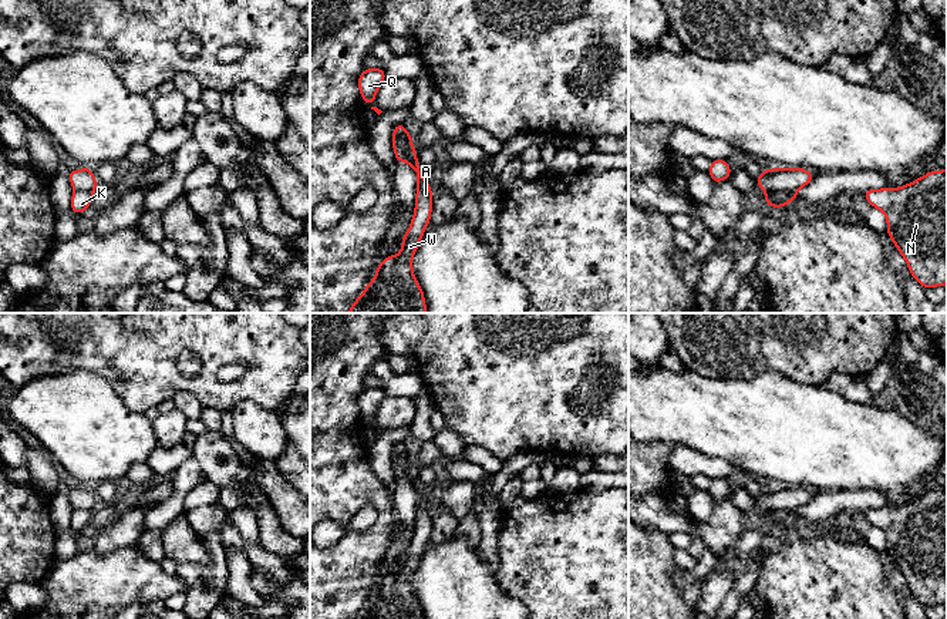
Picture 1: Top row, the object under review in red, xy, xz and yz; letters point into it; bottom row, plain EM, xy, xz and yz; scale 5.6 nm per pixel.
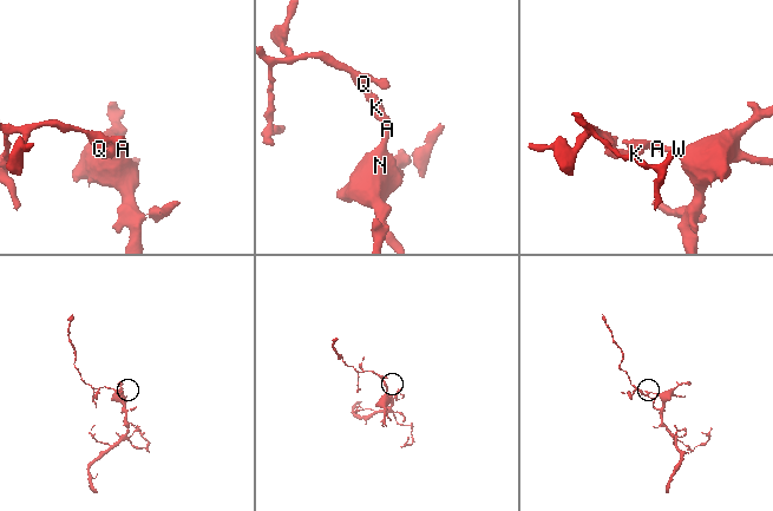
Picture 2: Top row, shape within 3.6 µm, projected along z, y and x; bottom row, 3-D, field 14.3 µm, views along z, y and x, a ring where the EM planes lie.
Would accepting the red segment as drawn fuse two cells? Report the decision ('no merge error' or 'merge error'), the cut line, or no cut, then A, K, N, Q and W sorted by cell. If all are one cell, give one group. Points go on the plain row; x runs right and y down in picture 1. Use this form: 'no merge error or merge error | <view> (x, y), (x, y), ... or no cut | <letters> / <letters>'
merge error | yz (767, 510), (782, 508), (795, 512) | A N W / K Q

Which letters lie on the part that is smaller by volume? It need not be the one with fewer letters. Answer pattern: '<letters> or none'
K, Q

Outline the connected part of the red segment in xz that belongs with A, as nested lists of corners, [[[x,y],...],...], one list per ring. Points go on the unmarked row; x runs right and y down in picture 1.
[[[414,465],[405,471],[405,481],[417,491],[415,528],[410,548],[402,555],[400,573],[388,573],[378,585],[374,598],[355,619],[425,619],[414,595],[412,575],[429,542],[432,508],[424,497]]]

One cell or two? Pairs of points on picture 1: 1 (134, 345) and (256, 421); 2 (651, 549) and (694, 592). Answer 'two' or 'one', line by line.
1: two
2: one

